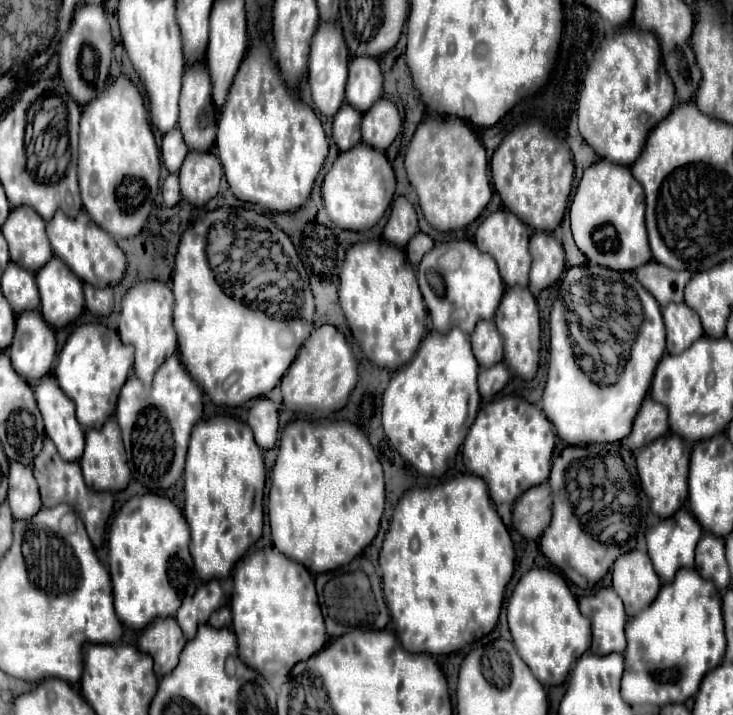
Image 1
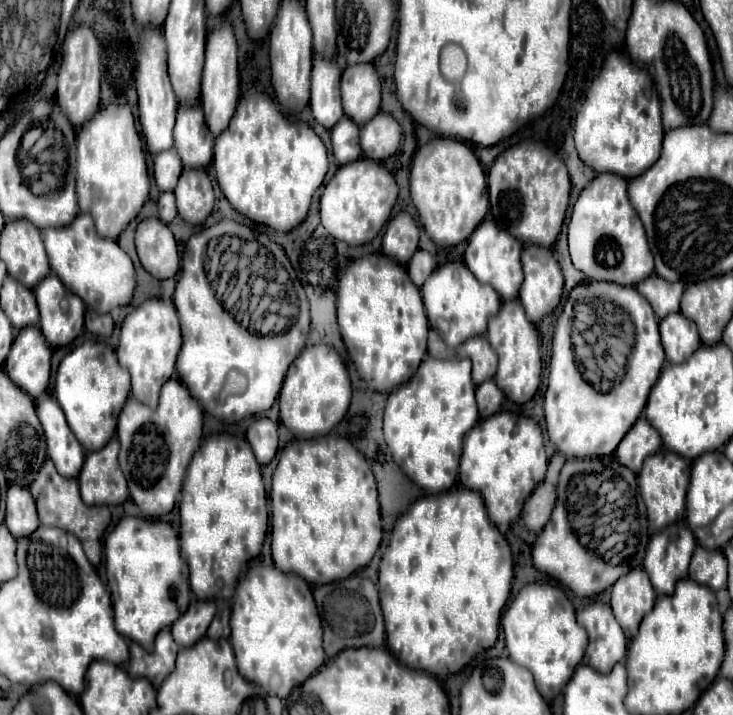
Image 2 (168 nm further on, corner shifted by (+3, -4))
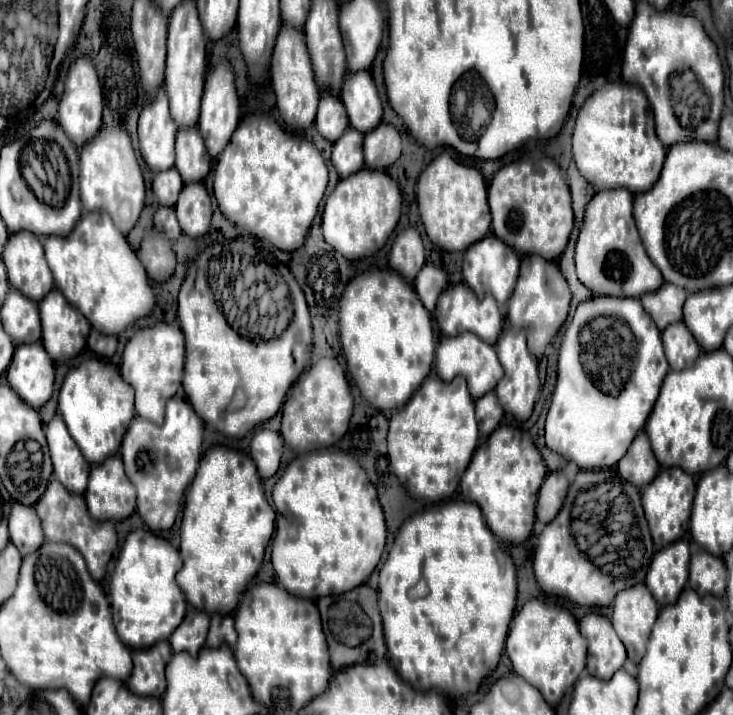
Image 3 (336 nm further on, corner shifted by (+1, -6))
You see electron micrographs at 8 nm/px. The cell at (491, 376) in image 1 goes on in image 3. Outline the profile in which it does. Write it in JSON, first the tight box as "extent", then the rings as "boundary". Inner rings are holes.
{"extent":[476,392,504,438],"boundary":[[[488,392],[488,394],[484,394],[482,398],[476,400],[476,414],[478,414],[480,436],[486,438],[486,434],[490,434],[500,424],[502,414],[504,414],[494,392]]]}

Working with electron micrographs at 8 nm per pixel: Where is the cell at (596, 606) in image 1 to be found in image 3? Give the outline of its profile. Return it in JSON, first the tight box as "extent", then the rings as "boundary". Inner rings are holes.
{"extent":[580,614,626,680],"boundary":[[[586,614],[580,620],[580,632],[588,640],[588,664],[586,664],[586,670],[596,678],[610,680],[614,676],[614,672],[620,670],[622,664],[626,662],[626,648],[624,648],[622,640],[618,638],[618,634],[614,632],[612,622],[602,614]]]}

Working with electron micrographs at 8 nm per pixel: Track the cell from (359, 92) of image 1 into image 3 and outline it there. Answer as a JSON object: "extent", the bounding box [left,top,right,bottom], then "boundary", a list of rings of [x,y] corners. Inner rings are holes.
{"extent":[340,70,382,132],"boundary":[[[368,70],[348,72],[342,82],[340,98],[346,106],[350,126],[356,130],[370,132],[382,120],[382,102]]]}

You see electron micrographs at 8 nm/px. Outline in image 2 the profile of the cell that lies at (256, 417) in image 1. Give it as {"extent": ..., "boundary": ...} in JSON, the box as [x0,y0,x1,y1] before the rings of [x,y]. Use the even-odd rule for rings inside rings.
{"extent":[246,416,278,466],"boundary":[[[266,416],[256,418],[246,432],[246,440],[252,446],[258,464],[266,466],[278,452],[278,424]]]}

